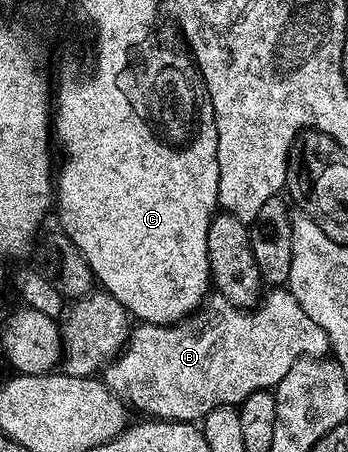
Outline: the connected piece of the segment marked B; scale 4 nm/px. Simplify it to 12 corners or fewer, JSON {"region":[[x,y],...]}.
{"region":[[287,288],[137,324],[104,385],[161,421],[275,390],[326,331]]}

